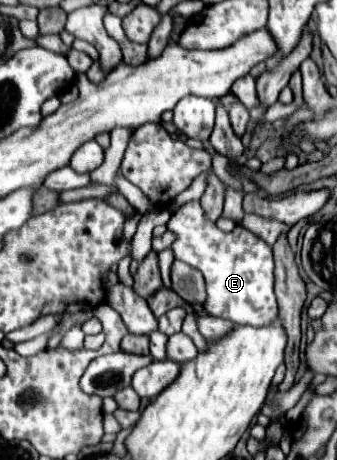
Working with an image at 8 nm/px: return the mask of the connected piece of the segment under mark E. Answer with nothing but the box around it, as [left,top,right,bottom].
[168,201,278,327]

